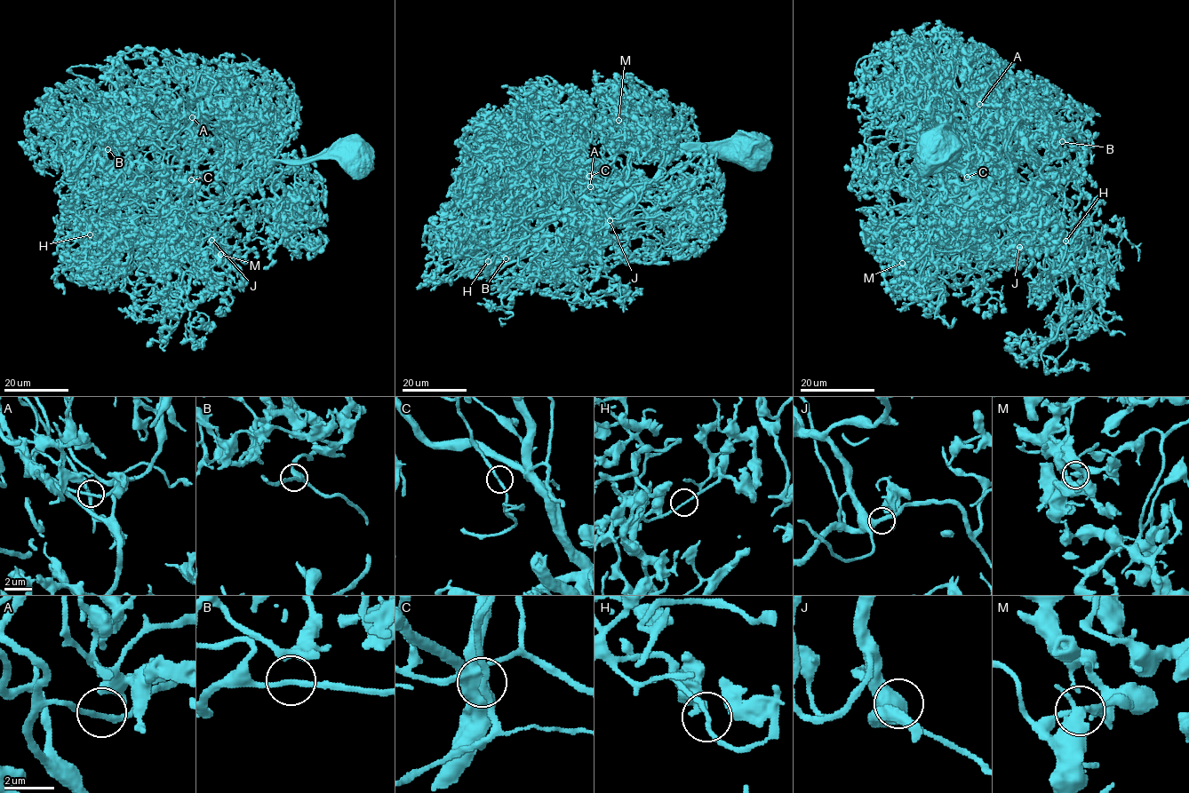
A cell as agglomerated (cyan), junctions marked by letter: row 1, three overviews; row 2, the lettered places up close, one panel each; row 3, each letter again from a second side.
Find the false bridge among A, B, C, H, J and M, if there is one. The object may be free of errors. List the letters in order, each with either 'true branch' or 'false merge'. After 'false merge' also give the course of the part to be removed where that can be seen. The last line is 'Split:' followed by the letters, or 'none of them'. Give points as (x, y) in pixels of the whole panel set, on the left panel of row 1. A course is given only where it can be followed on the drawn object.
A: true branch
B: true branch
C: true branch
H: true branch
J: true branch
M: true branch
Split: none of them

